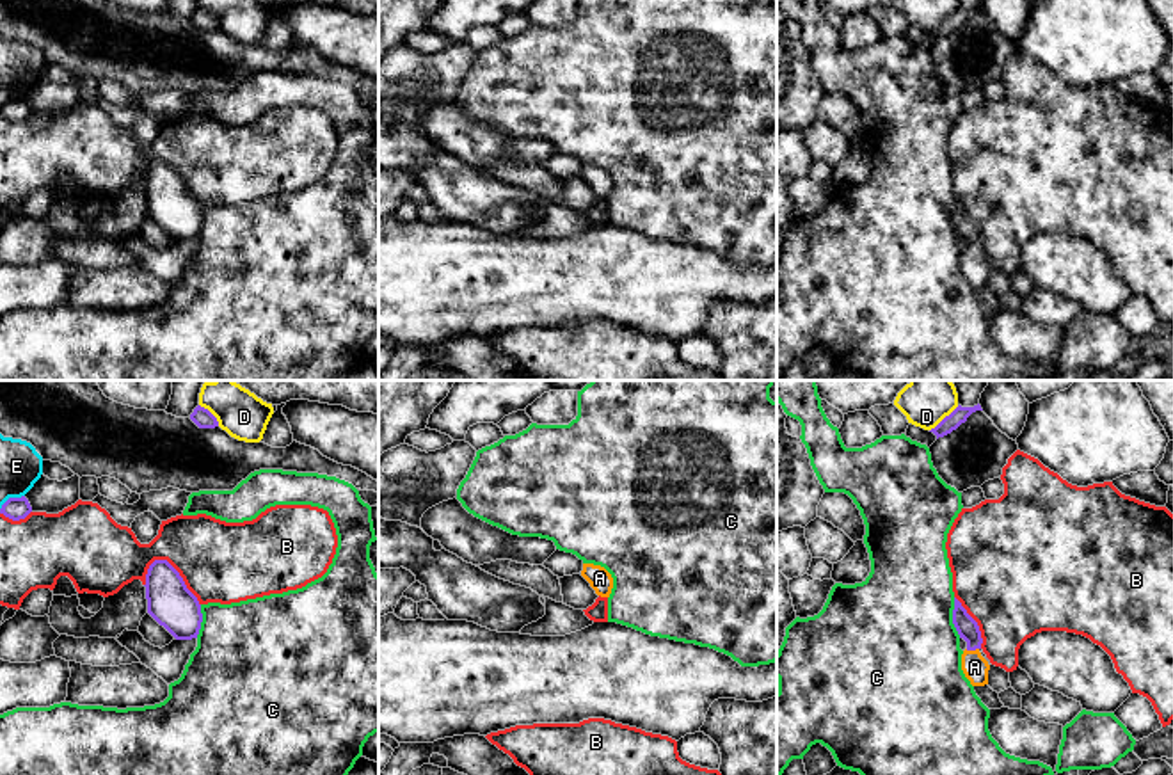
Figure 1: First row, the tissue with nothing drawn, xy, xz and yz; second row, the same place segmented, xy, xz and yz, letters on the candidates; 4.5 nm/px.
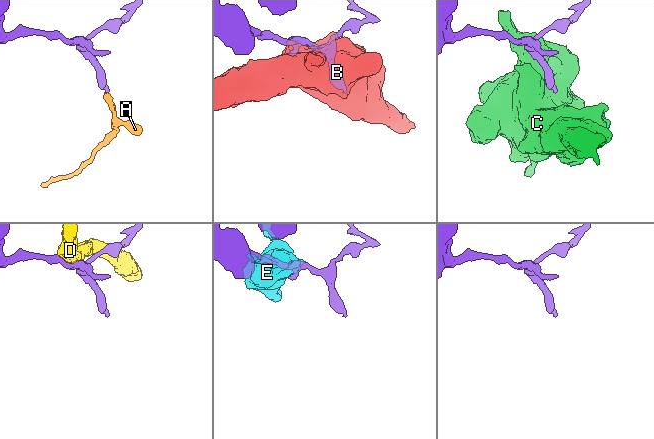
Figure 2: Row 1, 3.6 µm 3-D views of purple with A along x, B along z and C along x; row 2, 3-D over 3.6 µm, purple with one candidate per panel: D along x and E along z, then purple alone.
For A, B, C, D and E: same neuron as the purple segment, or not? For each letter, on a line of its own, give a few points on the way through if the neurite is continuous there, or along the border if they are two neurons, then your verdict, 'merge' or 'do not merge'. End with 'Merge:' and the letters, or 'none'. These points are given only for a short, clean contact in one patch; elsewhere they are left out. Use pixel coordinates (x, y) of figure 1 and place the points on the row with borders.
A: across yz (967, 628), (971, 649), (974, 667) | merge
B: do not merge
C: do not merge
D: do not merge
E: do not merge
Merge: A

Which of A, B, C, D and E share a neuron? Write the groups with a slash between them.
A / B / C / D / E

